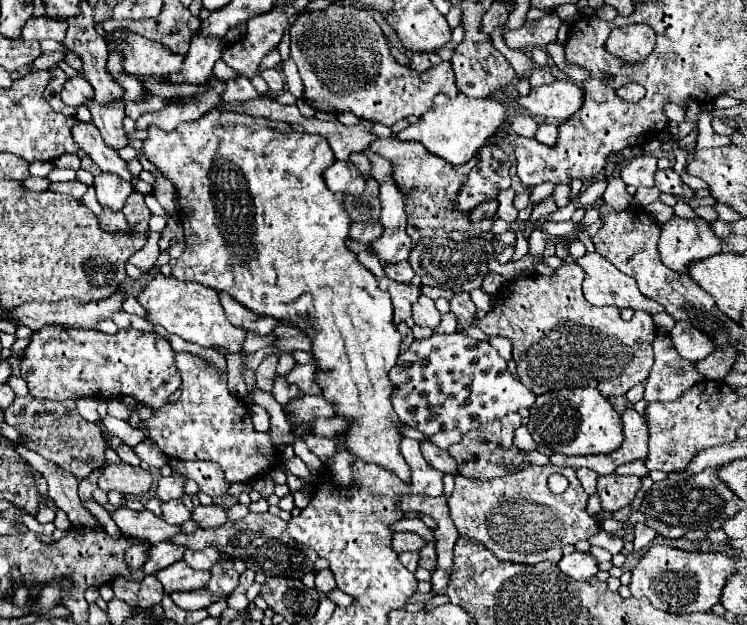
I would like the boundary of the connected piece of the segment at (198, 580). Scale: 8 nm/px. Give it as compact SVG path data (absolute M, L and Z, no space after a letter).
M180 561L180 563L174 563L170 567L160 569L156 573L156 577L164 585L166 593L174 593L174 591L192 591L192 589L204 587L210 579L210 573L194 571L184 561Z

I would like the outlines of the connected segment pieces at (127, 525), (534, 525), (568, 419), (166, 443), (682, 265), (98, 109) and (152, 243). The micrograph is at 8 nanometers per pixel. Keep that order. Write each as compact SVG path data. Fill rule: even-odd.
M120 507L112 513L112 519L124 535L140 537L142 541L148 541L148 543L170 541L174 535L182 533L182 529L178 525L166 523L162 517L154 515L148 509L132 511L128 507Z
M552 463L524 465L522 469L512 469L512 473L506 473L504 477L494 477L494 479L468 479L458 473L456 487L448 499L450 515L462 537L480 541L486 549L490 549L502 561L516 561L516 563L530 563L530 565L540 561L558 563L562 557L564 545L570 545L570 543L574 545L582 539L590 539L600 531L600 525L586 513L586 503L588 503L588 493L582 489L574 469L556 467ZM552 473L562 473L570 481L570 487L562 495L550 493L546 485L548 475Z
M578 387L578 389L560 389L550 391L536 397L536 403L530 407L528 431L538 445L546 445L556 453L562 455L598 455L598 453L612 453L624 441L624 425L620 415L614 411L612 403L594 387Z
M188 351L176 353L176 367L182 377L180 399L166 403L150 419L140 421L140 429L162 453L180 461L214 461L222 465L230 483L250 481L264 469L280 463L280 455L272 449L268 435L254 431L248 407L228 390L226 371Z
M672 217L660 229L658 251L664 265L668 265L674 271L686 273L686 267L692 261L720 253L722 241L714 235L710 223L700 217Z
M124 101L118 103L110 103L110 105L96 105L92 103L90 107L92 113L92 123L98 127L104 143L116 151L120 151L122 147L128 147L128 137L126 131L122 127L122 119L124 119Z
M150 233L146 245L144 245L142 249L138 249L128 261L130 261L132 265L136 265L138 269L142 269L142 271L150 271L150 269L154 267L156 259L158 259L158 255L160 255L158 239L160 239L160 233Z

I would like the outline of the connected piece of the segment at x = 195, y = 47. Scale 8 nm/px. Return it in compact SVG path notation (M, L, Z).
M196 35L192 37L190 51L184 57L184 67L180 73L166 75L172 83L192 83L200 85L204 83L216 65L216 61L222 57L224 49L228 47L226 37L204 37Z

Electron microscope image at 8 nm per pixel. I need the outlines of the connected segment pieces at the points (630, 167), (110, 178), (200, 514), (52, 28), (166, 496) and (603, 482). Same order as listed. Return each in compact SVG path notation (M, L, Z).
M640 155L634 157L622 171L620 177L626 185L634 185L636 189L640 187L652 187L654 185L654 173L656 173L656 155Z
M100 173L94 177L94 189L102 207L122 209L126 197L132 193L132 185L120 179L116 173Z
M198 505L192 513L192 519L198 521L202 527L220 527L228 521L228 511L220 505Z
M40 15L40 17L30 17L22 29L22 37L24 39L56 39L56 41L64 41L64 33L66 33L68 25L64 19L52 19L48 15Z
M170 475L170 477L162 477L158 481L158 491L156 497L160 497L162 501L170 501L170 499L180 499L184 495L184 485L186 485L186 477L184 475Z
M600 475L598 495L602 499L604 511L618 511L634 503L636 493L642 487L640 477L620 477L620 475Z

